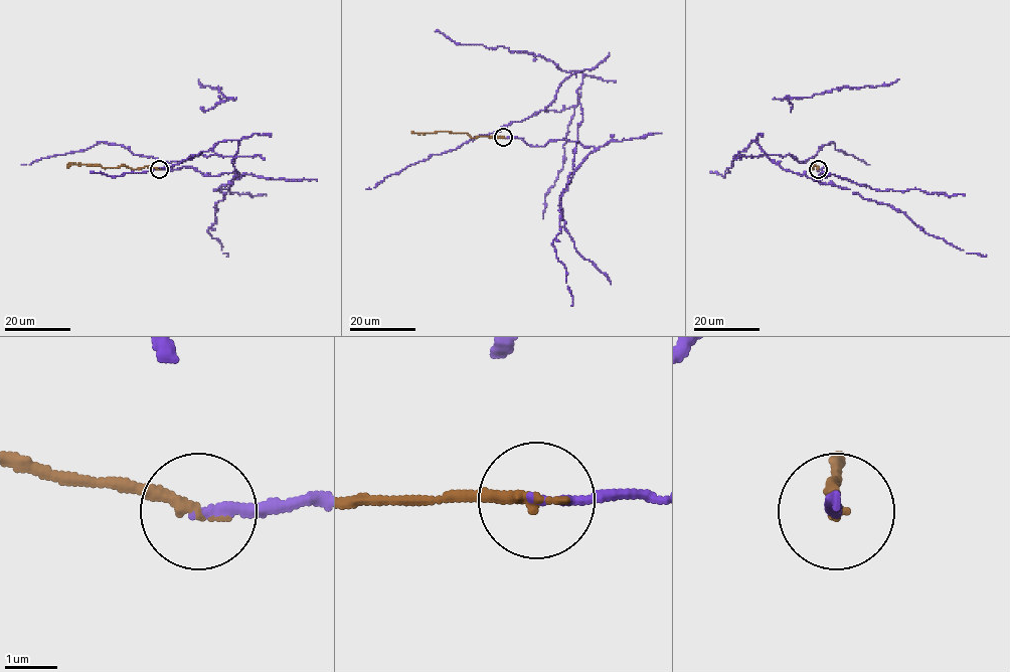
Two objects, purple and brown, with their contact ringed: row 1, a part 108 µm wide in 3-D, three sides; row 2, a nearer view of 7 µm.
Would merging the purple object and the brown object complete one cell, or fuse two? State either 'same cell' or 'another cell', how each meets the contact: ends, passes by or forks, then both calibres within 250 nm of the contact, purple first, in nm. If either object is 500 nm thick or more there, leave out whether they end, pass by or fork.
same cell; purple ends; brown ends; calibres 190 and 240 nm

